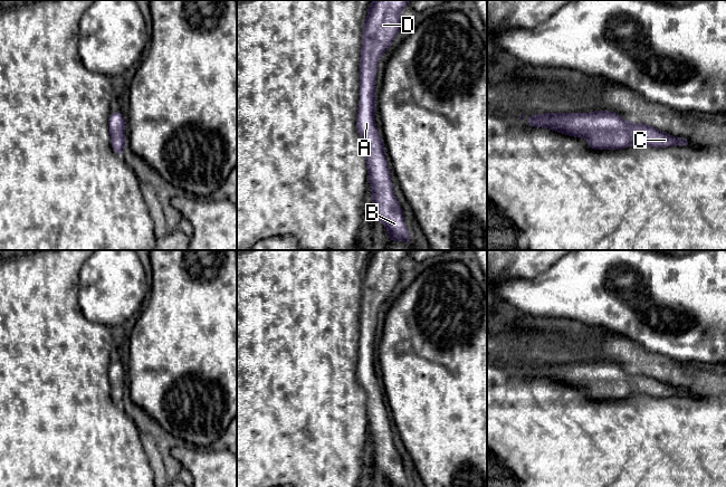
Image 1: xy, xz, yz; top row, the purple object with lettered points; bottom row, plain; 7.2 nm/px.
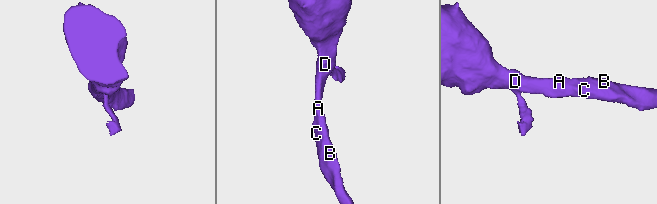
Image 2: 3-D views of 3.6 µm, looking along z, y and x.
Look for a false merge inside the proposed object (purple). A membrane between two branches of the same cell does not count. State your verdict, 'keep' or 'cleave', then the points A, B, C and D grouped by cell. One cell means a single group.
keep | A B C D

